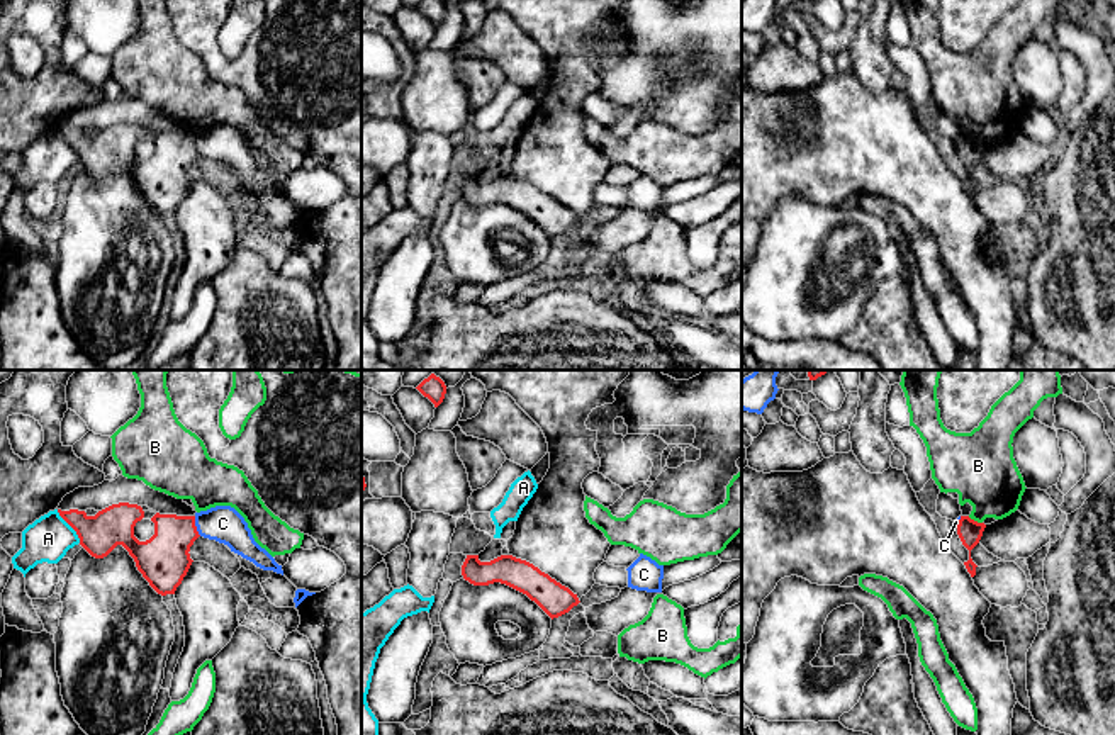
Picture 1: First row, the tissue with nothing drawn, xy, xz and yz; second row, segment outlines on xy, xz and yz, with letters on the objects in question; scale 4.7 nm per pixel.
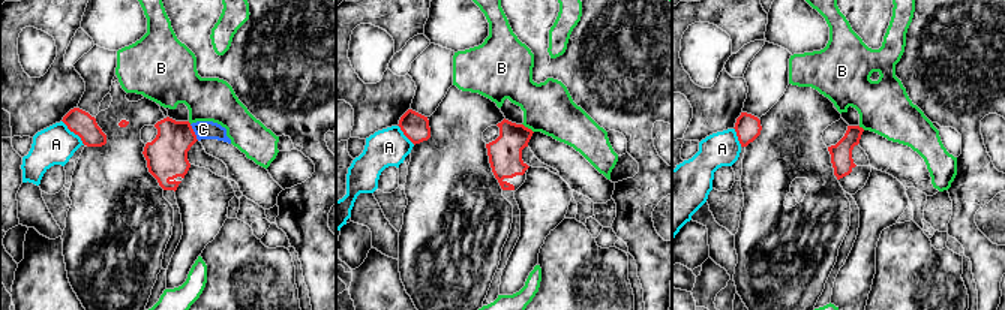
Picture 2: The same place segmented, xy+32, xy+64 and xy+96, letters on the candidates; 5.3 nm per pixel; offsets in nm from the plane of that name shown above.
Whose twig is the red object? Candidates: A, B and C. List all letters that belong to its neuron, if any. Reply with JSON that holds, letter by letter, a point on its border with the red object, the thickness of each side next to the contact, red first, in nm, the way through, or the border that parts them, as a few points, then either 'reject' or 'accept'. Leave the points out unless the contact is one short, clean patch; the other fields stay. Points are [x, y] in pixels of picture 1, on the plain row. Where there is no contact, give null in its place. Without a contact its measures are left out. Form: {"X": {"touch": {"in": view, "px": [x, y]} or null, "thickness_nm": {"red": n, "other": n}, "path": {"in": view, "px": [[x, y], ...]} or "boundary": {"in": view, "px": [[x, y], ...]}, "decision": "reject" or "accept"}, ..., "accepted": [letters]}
{"A": {"touch": {"in": "xy", "px": [70, 145]}, "thickness_nm": {"red": 190, "other": 220}, "decision": "reject"}, "B": {"touch": {"in": "yz", "px": [973, 140]}, "thickness_nm": {"red": 120, "other": 320}, "decision": "reject"}, "C": {"touch": {"in": "xy", "px": [196, 146]}, "thickness_nm": {"red": 240, "other": 180}, "decision": "reject"}, "accepted": []}

